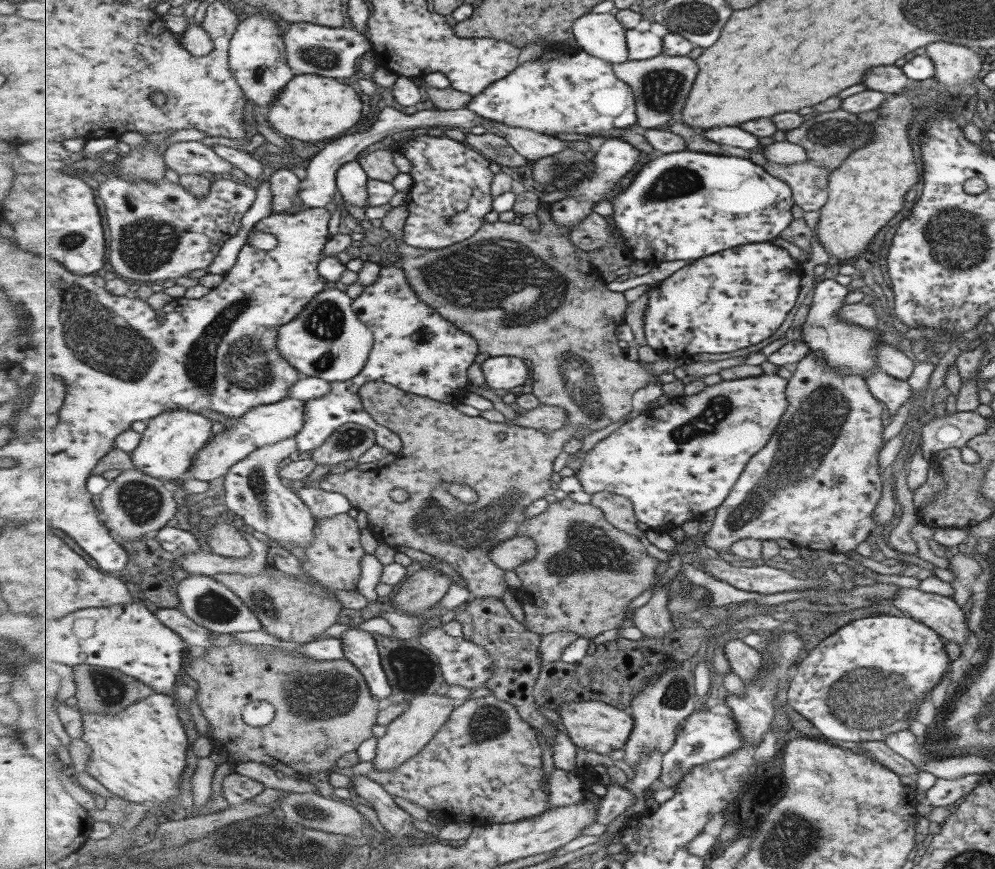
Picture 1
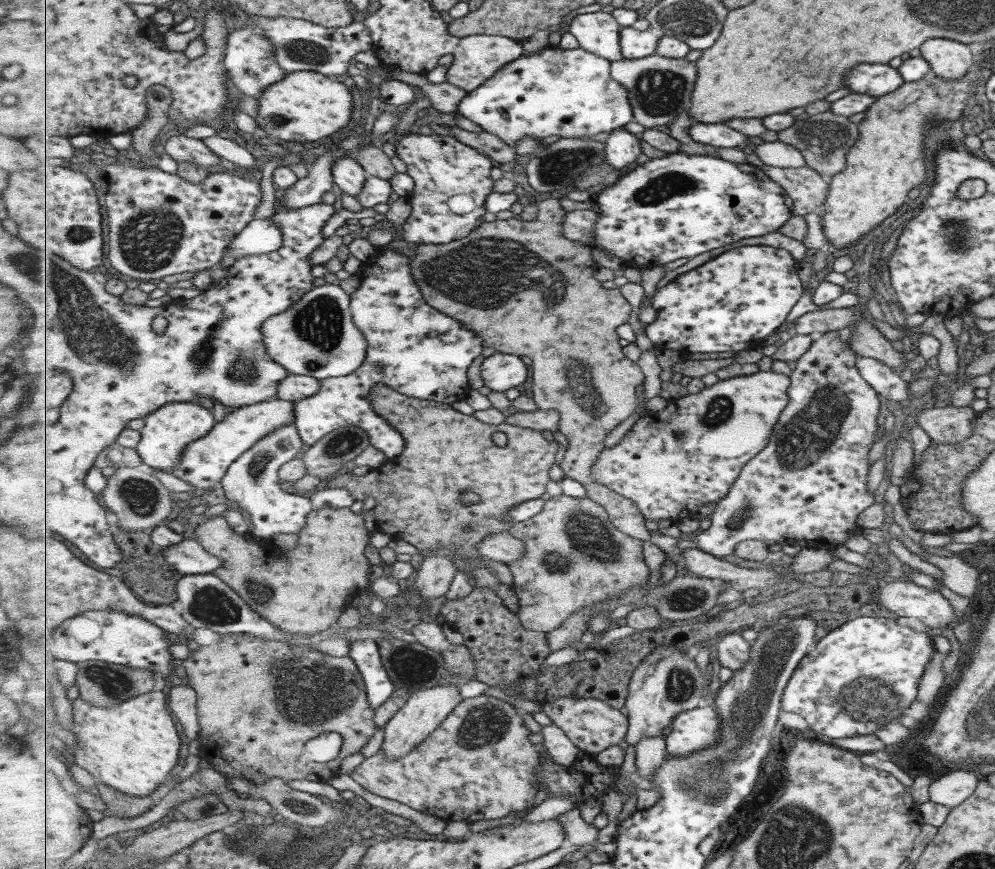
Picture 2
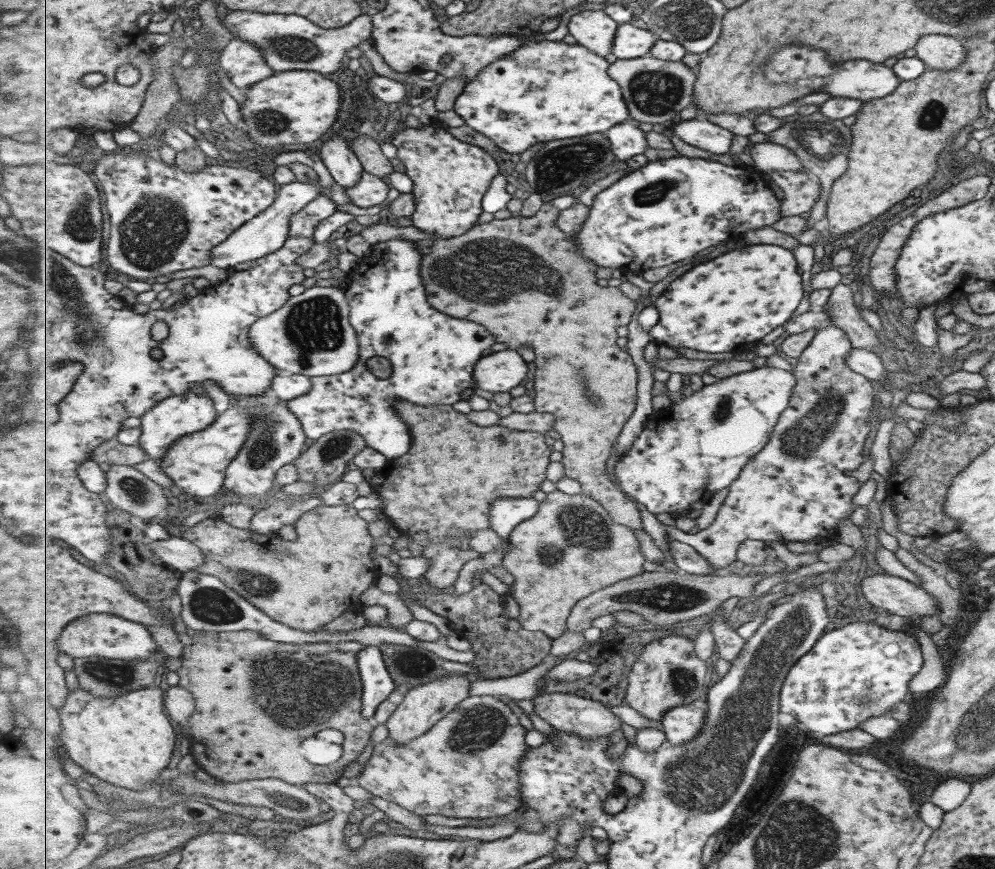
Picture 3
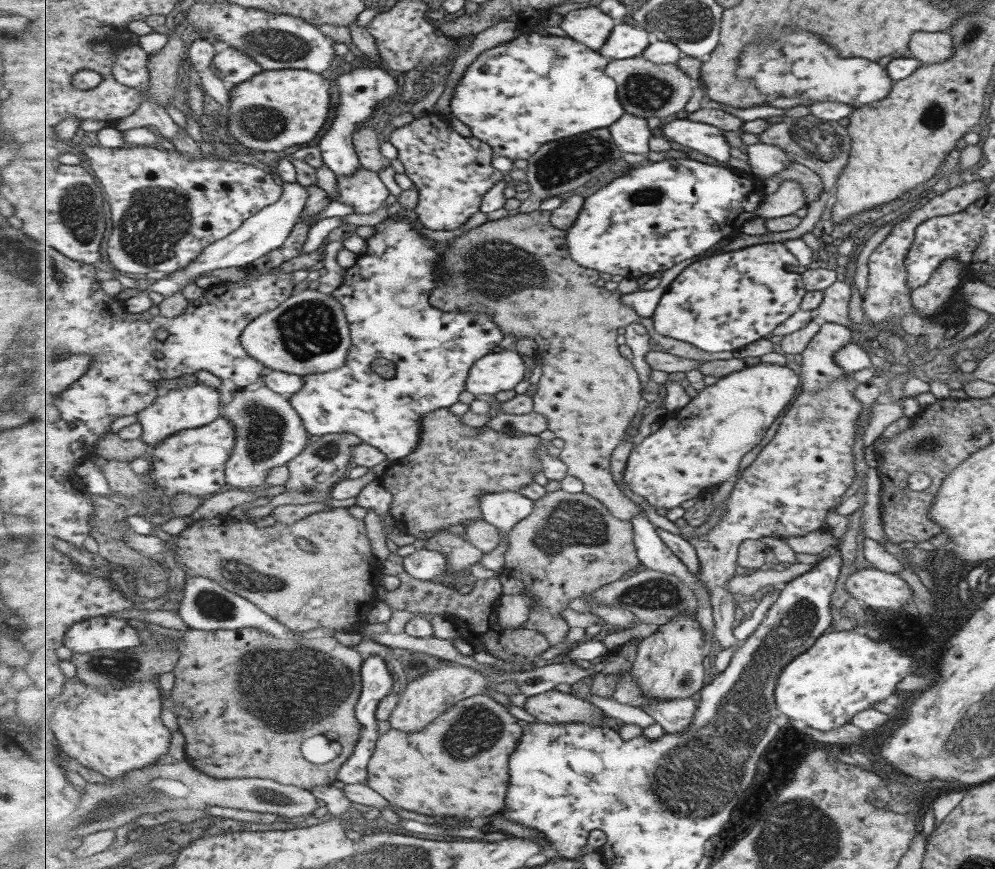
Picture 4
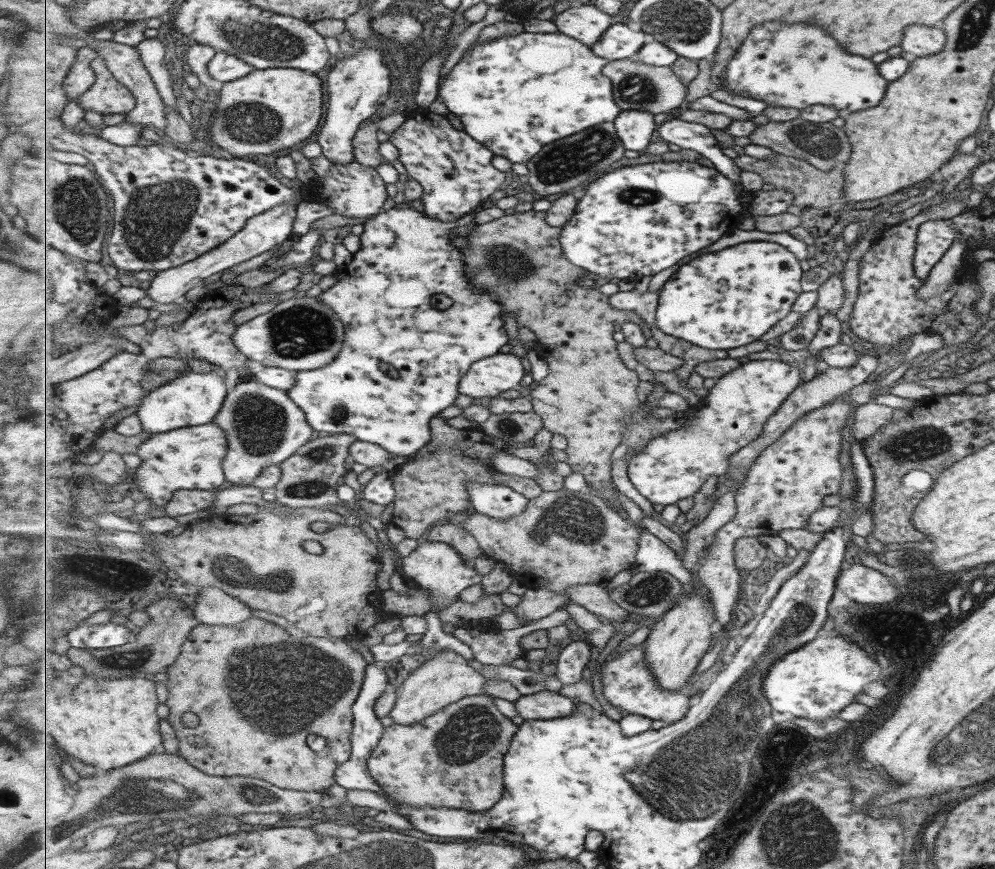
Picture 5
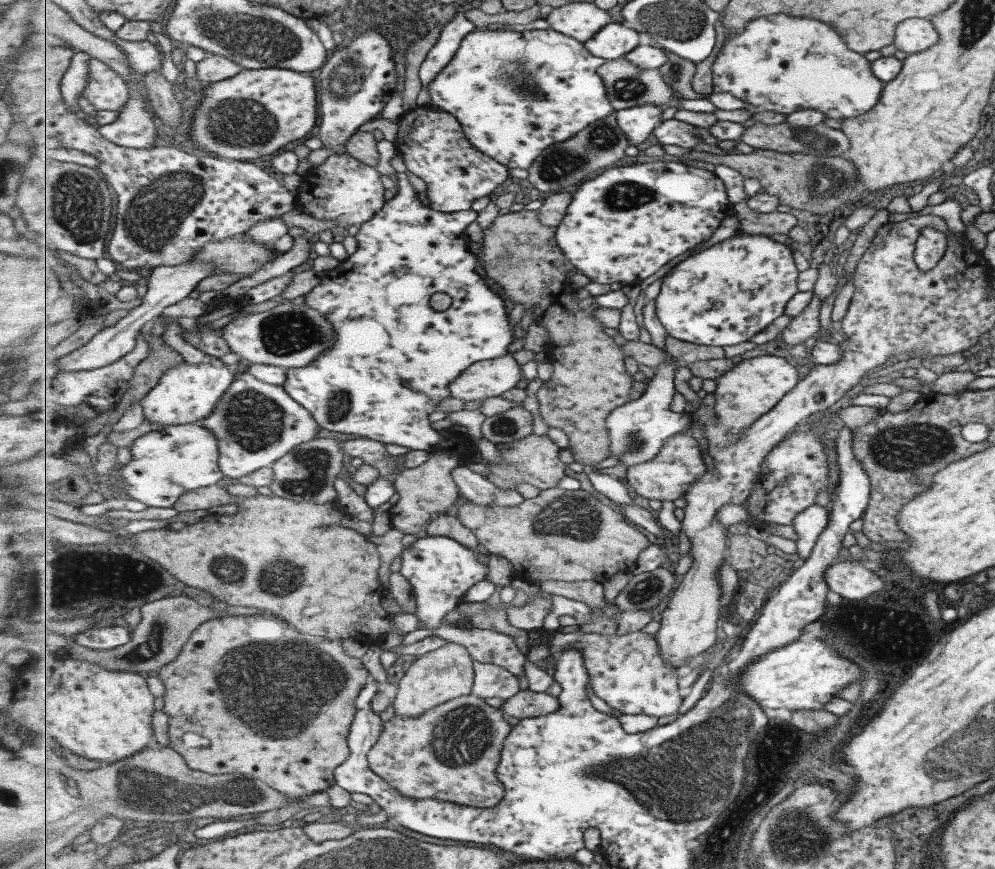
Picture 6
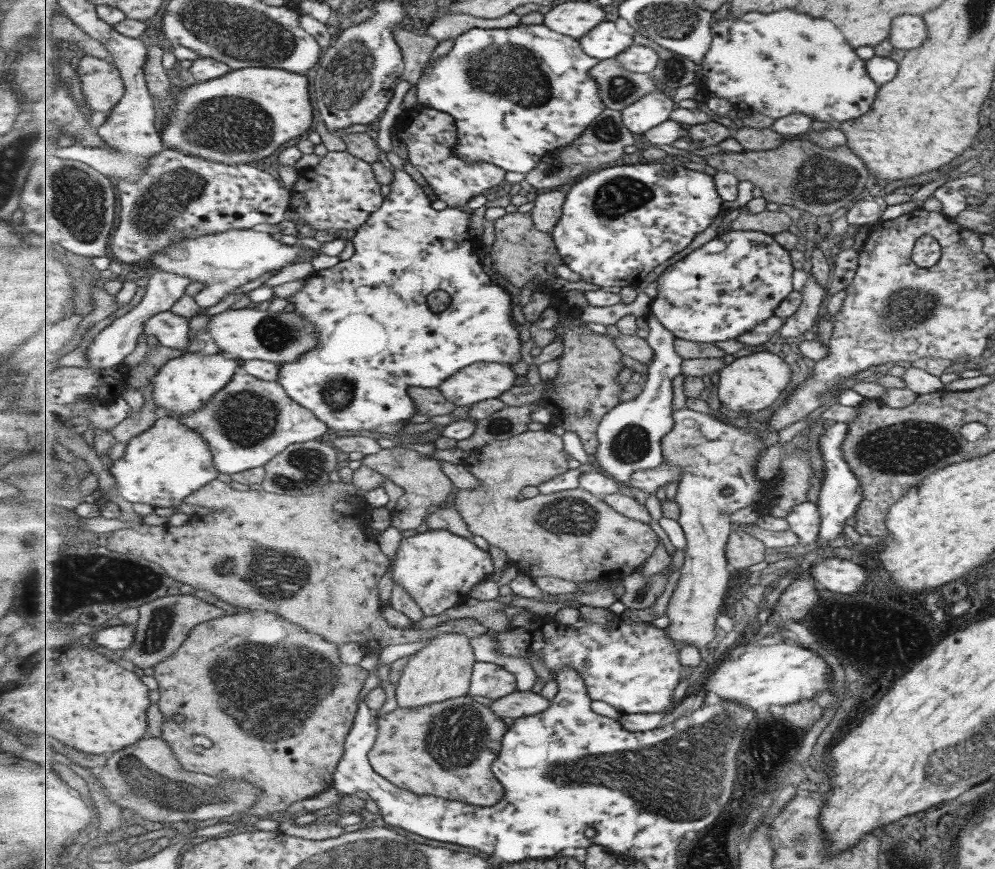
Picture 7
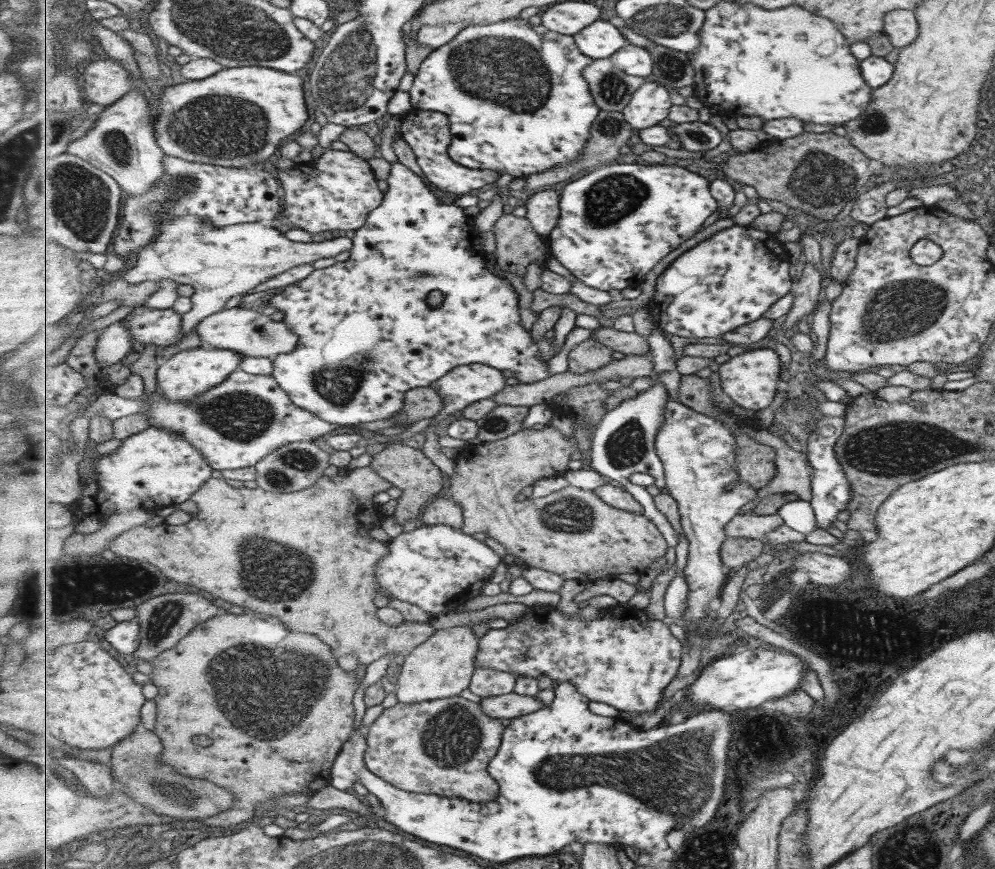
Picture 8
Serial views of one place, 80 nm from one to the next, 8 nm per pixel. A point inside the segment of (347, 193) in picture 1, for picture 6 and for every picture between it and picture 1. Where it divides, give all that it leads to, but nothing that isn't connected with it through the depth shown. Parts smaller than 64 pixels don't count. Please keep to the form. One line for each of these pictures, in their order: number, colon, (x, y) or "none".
2: (349, 174)
3: (346, 168)
4: (361, 90)
5: (357, 86)
6: (357, 81)

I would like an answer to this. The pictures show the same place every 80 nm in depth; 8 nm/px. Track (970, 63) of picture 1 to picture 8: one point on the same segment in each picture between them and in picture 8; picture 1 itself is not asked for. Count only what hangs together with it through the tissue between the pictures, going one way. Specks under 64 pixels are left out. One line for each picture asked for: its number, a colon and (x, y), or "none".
2: (948, 59)
3: (937, 51)
4: (928, 47)
5: (920, 40)
6: (912, 35)
7: (906, 32)
8: (899, 26)

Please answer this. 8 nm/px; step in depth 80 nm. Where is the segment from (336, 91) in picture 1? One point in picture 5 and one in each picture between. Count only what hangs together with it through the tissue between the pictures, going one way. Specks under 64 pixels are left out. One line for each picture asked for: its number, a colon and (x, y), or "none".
2: (306, 106)
3: (298, 106)
4: (277, 109)
5: (269, 110)

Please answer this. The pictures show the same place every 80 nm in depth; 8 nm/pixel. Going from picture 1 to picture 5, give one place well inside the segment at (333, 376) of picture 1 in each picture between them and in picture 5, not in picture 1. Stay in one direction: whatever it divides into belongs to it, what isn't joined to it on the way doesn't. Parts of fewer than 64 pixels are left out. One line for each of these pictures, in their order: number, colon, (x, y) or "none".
2: (317, 336)
3: (311, 334)
4: (308, 334)
5: (299, 334)

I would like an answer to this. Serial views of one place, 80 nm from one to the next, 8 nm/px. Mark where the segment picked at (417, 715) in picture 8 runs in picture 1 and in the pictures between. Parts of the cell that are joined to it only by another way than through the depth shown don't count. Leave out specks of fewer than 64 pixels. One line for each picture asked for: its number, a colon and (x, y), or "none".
1: (484, 766)
2: (479, 764)
3: (468, 765)
4: (459, 766)
5: (456, 758)
6: (453, 752)
7: (447, 749)

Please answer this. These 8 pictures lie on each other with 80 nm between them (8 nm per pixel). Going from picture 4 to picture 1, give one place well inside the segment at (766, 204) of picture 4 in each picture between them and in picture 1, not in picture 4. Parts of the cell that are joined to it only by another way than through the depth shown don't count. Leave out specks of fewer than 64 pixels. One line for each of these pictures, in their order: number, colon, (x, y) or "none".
1: (810, 184)
2: (807, 189)
3: (800, 188)

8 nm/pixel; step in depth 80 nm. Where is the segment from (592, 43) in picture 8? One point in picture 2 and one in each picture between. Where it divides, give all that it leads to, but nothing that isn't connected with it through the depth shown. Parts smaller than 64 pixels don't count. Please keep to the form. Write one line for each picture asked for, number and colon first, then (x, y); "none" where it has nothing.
2: (636, 44)
3: (630, 42)
4: (627, 41)
5: (621, 41)
6: (615, 41)
7: (604, 41)

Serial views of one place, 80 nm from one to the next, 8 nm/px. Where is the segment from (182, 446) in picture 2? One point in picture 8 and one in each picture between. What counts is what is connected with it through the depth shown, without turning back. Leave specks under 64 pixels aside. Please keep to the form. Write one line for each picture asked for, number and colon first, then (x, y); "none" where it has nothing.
3: (174, 418)
4: (192, 407)
5: (193, 398)
6: (187, 393)
7: (185, 384)
8: (185, 376)

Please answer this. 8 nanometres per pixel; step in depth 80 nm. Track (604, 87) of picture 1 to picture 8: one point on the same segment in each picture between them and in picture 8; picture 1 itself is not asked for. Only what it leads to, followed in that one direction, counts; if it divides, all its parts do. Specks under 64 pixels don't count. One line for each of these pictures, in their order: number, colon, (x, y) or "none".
2: (568, 93)
3: (546, 90)
4: (516, 97)
5: (515, 94)
6: (516, 93)
7: (517, 93)
8: (518, 103)

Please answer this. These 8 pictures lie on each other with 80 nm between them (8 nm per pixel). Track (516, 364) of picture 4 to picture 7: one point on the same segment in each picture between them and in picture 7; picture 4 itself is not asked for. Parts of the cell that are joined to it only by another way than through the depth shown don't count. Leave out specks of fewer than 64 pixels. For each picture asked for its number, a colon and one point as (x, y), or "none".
5: (489, 377)
6: (485, 379)
7: (475, 383)

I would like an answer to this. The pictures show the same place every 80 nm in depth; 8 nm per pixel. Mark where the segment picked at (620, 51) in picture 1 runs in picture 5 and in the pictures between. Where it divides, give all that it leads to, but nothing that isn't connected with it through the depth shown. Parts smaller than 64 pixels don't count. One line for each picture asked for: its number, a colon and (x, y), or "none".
2: (599, 32)
3: (596, 30)
4: (592, 26)
5: (587, 23)

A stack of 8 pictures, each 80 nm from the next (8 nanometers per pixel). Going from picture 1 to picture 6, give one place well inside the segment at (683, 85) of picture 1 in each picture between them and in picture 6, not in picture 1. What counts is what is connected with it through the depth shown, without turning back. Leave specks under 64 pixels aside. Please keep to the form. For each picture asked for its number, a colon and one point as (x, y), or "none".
2: (660, 89)
3: (655, 90)
4: (648, 89)
5: (636, 86)
6: (627, 85)

